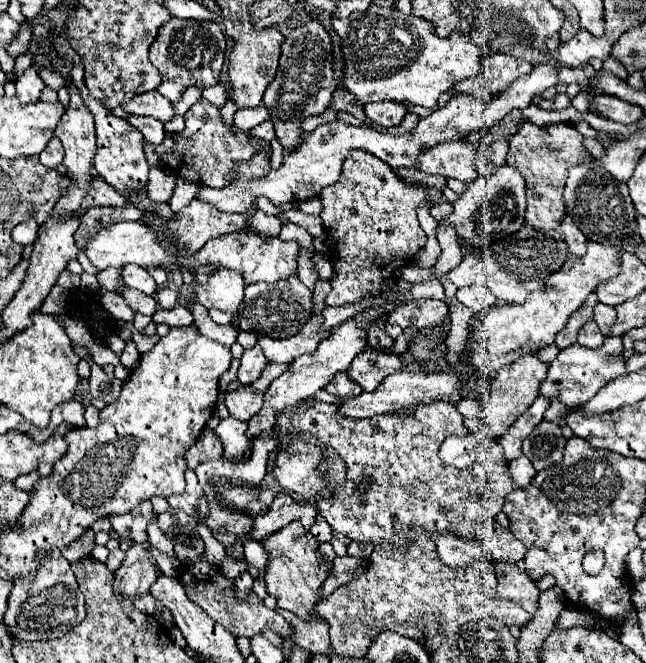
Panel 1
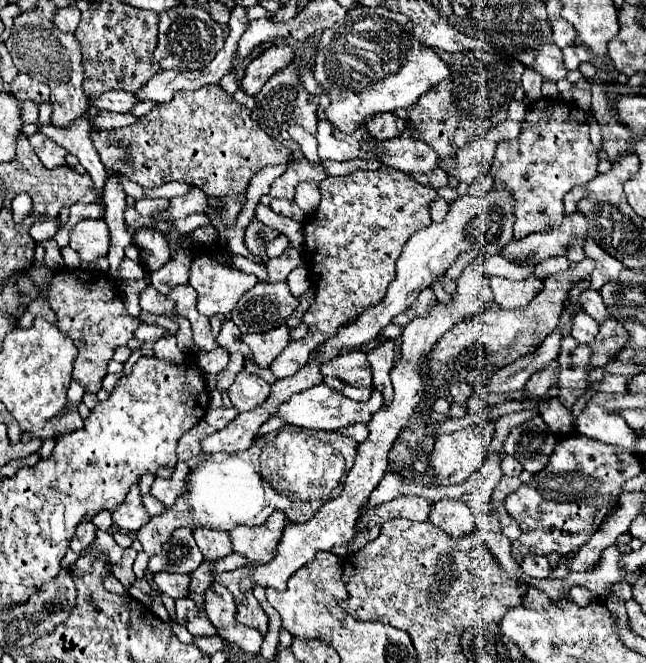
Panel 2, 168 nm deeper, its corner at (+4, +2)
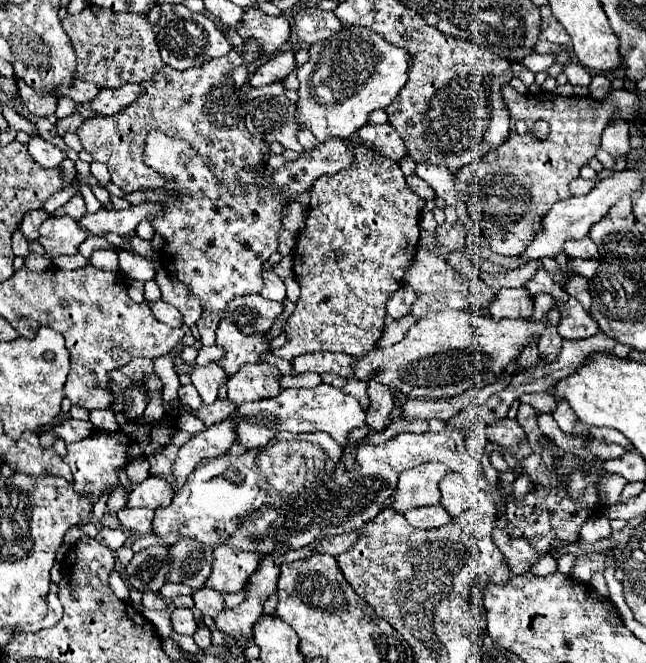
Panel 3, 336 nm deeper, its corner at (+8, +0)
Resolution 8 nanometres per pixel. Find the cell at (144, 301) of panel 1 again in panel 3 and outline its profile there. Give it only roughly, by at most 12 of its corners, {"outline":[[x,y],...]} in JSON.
{"outline":[[164,301],[150,303],[156,319],[182,327],[180,311]]}

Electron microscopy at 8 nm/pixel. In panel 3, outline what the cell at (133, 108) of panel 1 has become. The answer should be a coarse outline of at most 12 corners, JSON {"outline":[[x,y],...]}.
{"outline":[[74,79],[72,87],[56,87],[60,97],[88,103],[98,95],[94,83]]}

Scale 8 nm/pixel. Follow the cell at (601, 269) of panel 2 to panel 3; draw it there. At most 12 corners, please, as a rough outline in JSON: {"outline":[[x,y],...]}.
{"outline":[[590,237],[564,243],[568,257],[596,259],[598,251]]}

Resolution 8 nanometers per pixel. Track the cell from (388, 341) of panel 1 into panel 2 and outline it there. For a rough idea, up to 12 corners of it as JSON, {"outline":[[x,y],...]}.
{"outline":[[376,337],[366,353],[372,385],[392,401],[388,371],[394,365],[394,341]]}

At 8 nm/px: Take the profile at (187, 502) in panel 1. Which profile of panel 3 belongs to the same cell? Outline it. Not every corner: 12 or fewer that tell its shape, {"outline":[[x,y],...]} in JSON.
{"outline":[[150,475],[132,489],[126,507],[158,509],[172,485]]}

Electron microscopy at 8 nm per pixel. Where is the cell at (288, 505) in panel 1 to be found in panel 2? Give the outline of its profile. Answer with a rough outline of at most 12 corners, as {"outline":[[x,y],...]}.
{"outline":[[286,513],[264,525],[232,529],[234,551],[268,563],[276,553]]}

